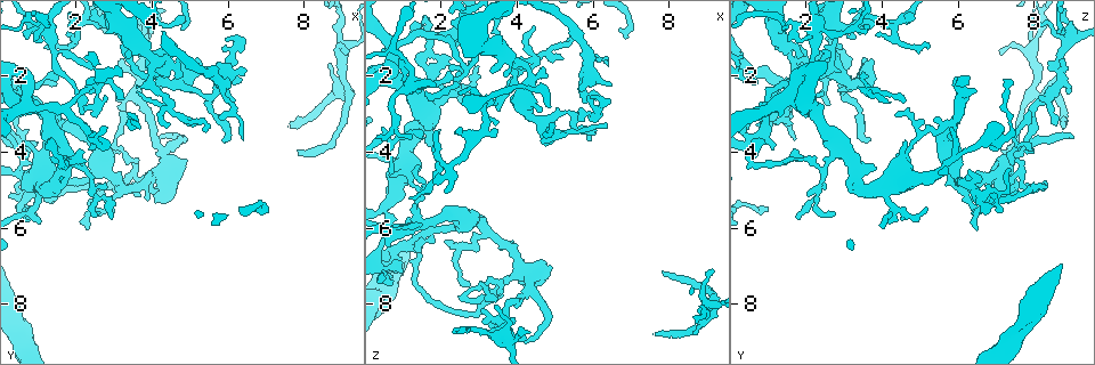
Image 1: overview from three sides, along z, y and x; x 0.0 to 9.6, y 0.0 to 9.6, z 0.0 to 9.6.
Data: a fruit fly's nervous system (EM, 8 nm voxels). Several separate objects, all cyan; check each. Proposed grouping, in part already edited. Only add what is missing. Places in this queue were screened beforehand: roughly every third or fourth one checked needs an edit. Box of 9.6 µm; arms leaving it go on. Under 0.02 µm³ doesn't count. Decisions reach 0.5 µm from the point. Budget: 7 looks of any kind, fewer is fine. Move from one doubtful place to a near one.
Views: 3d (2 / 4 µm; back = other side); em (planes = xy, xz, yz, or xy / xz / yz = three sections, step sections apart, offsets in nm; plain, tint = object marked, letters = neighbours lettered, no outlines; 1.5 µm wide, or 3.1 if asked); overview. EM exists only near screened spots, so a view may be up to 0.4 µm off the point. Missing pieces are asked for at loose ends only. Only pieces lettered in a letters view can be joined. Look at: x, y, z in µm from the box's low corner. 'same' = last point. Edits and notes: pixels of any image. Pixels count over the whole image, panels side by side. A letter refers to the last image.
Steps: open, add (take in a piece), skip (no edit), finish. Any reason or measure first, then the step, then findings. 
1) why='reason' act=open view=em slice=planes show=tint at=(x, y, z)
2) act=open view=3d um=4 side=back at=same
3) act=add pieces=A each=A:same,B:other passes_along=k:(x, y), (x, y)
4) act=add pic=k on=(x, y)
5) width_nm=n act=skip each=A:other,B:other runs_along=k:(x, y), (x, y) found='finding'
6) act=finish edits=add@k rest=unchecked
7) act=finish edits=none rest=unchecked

why='branch stops here' act=open view=em slice=xz step=8 show=tint at=(4.25, 3.65, 9.05)

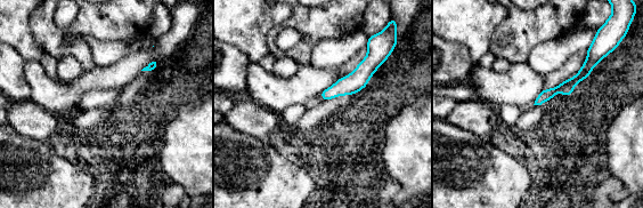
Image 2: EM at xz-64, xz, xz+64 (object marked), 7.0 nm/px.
act=open view=em slice=planes show=letters at=same

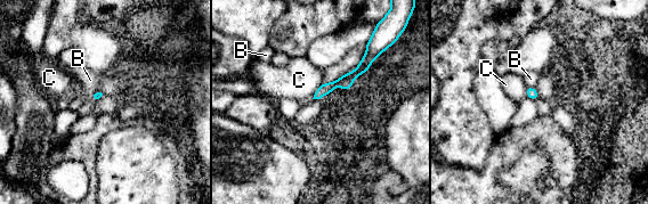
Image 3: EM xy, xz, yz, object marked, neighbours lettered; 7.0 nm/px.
act=skip each=B:other,C:other found='no lettered piece goes on from it'

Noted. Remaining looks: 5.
why='branch stops here' act=open view=em slice=planes show=plain at=(8.60, 1.75, 8.85)

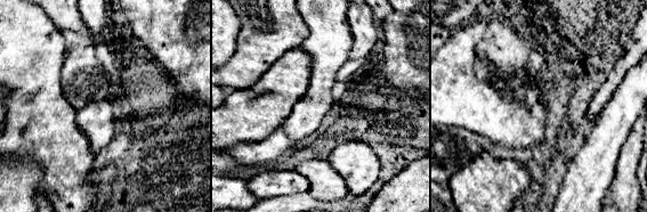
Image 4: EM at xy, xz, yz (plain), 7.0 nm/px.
act=open view=em slice=planes show=letters at=same

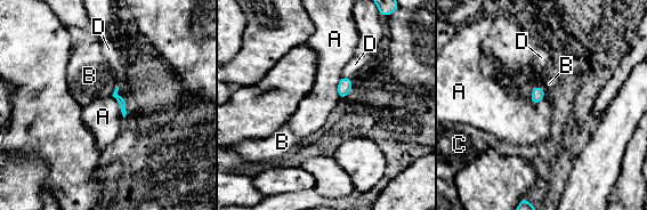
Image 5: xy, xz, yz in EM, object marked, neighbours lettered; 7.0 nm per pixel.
act=skip each=A:other,B:other,C:other,D:other found='no lettered piece goes on from it'

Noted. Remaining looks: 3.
why='an open end' act=open view=3d um=2 at=(9.20, 1.35, 7.05)

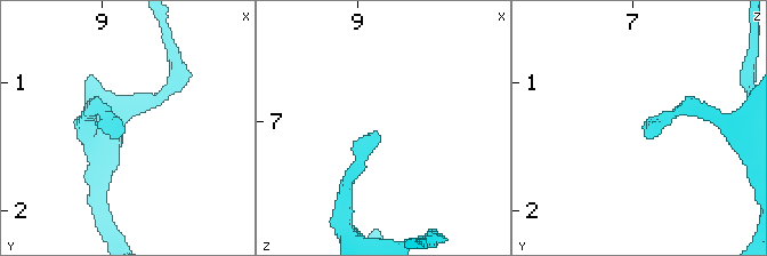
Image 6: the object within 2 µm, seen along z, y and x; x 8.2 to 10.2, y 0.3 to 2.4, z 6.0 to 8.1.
act=open view=em slice=planes show=letters at=(9.12, 1.36, 7.08)

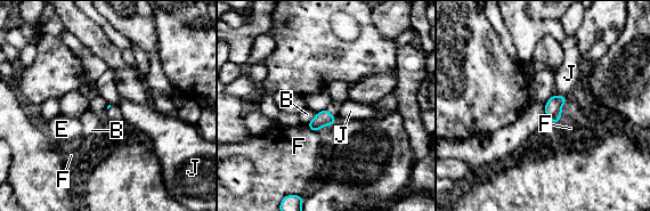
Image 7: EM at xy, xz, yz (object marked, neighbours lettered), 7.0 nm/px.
act=skip each=B:other,E:other,F:other,J:other found='no lettered piece goes on from it'

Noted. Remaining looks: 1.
act=finish edits=none rest=unchecked

